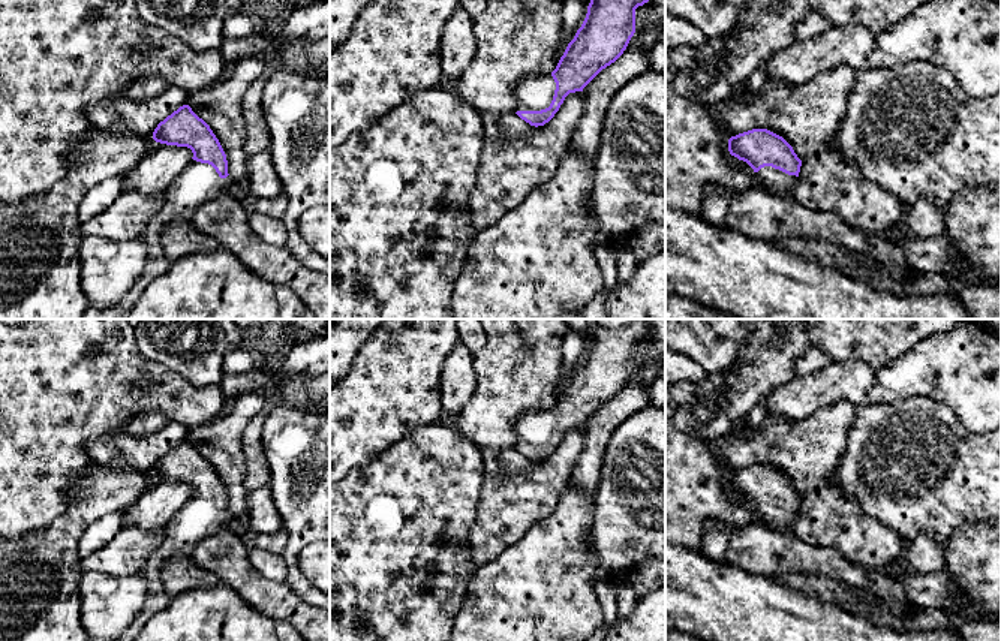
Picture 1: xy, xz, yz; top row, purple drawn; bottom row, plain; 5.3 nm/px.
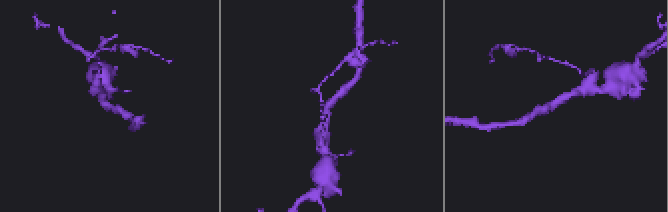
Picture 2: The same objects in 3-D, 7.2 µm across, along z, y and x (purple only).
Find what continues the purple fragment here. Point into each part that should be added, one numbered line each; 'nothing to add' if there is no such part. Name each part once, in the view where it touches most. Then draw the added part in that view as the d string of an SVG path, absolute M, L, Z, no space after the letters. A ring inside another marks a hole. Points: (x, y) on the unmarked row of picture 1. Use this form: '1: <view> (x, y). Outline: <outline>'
1: xz (535, 429). Outline: M550 410L523 413L517 419L517 446L541 446L550 442L556 418Z

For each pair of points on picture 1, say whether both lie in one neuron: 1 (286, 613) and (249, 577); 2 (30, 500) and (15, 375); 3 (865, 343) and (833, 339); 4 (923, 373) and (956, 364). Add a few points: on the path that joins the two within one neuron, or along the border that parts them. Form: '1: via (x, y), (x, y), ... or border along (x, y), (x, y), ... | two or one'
1: via (277, 604), (258, 586) | one
2: via (15, 469), (15, 406) | one
3: via (857, 339), (841, 339) | one
4: via (931, 369), (949, 367) | one

